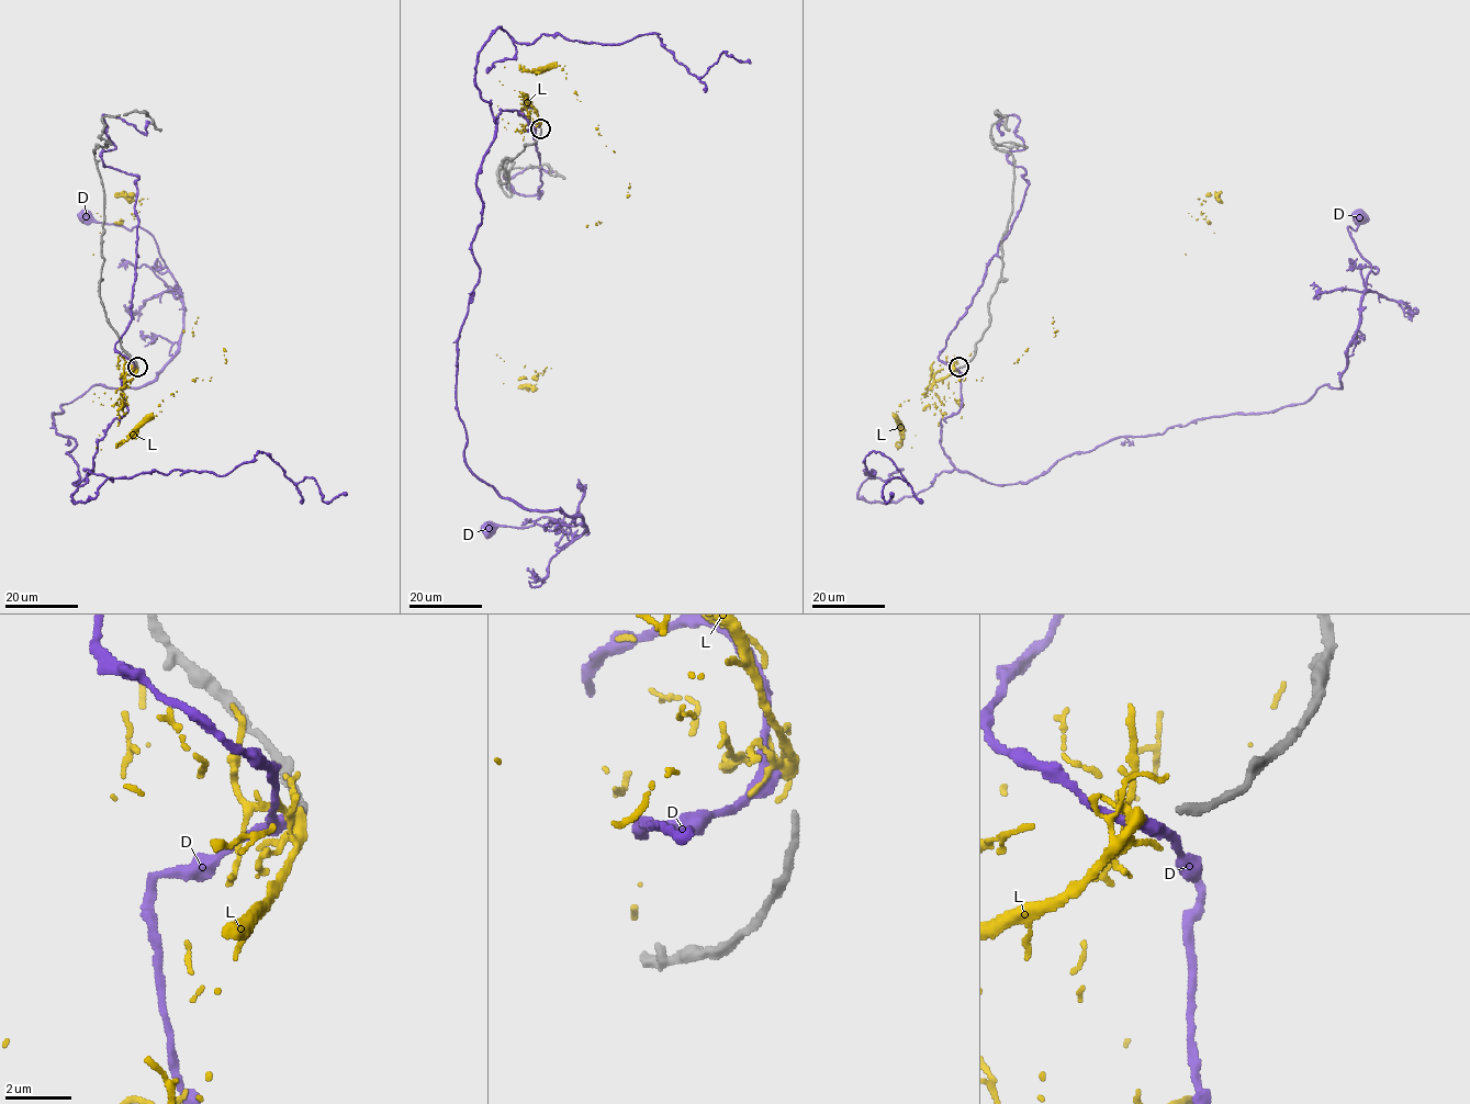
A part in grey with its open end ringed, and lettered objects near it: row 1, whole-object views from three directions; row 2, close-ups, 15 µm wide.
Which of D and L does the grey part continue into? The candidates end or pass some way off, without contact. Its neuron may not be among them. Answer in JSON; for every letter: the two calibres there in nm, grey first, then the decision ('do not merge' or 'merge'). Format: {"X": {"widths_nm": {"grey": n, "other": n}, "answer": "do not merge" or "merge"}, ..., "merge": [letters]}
{"D": {"widths_nm": {"grey": 240, "other": 360}, "answer": "do not merge"}, "L": {"widths_nm": {"grey": 240, "other": 280}, "answer": "do not merge"}, "merge": []}

